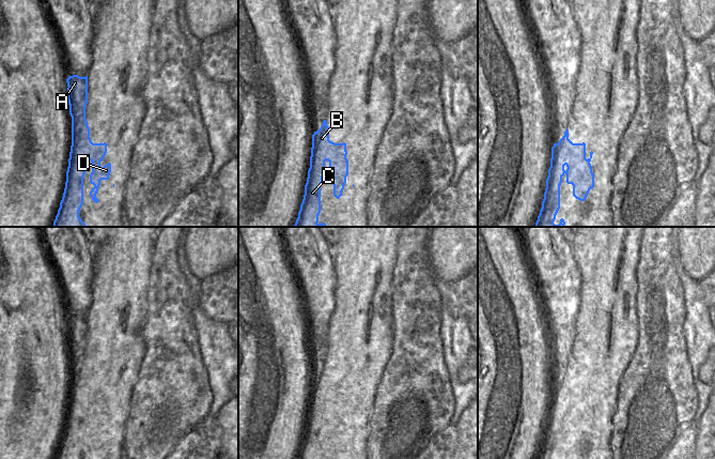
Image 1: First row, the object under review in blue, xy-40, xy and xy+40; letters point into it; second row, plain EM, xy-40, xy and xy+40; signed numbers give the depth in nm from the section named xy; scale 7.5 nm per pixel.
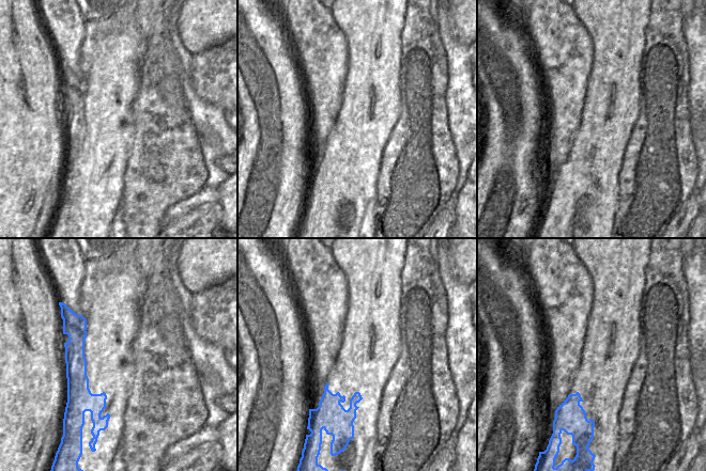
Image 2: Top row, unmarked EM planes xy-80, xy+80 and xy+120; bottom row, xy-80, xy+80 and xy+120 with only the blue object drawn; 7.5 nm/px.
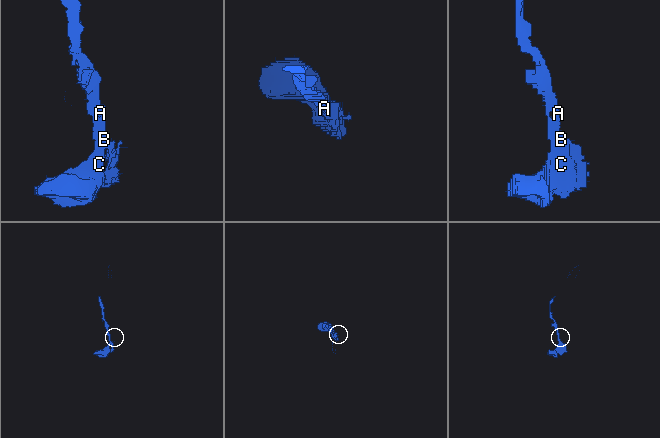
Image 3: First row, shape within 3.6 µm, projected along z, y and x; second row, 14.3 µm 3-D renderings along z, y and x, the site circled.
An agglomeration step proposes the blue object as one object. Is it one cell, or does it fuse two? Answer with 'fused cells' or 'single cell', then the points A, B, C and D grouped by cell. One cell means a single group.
single cell; groups A B C D

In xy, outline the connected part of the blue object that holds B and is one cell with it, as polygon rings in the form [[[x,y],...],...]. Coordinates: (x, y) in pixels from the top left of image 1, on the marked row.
[[[323,121],[321,128],[312,135],[310,168],[308,170],[305,195],[294,227],[325,227],[318,223],[321,213],[321,185],[325,174],[325,162],[329,162],[328,182],[333,185],[333,196],[342,196],[346,177],[348,174],[348,160],[346,158],[346,143],[335,143],[329,140],[327,121]]]

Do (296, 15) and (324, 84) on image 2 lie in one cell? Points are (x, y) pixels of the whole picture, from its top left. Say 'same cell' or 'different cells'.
same cell

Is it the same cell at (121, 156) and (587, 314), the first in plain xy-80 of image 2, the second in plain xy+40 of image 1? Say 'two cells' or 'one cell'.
one cell

